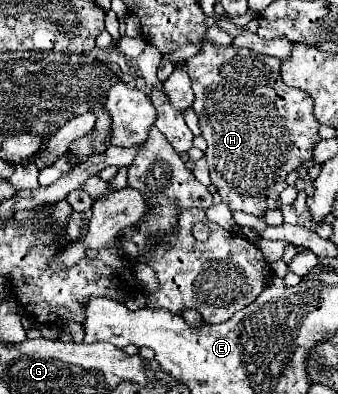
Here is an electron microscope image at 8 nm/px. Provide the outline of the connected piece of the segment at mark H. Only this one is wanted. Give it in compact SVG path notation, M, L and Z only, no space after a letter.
M205 44L199 54L187 60L191 88L195 92L193 110L207 142L205 160L211 182L217 186L221 200L233 212L265 216L269 210L281 210L279 194L287 188L287 174L313 158L319 136L319 120L313 114L313 98L299 88L291 88L281 80L281 60L263 56L247 48Z

